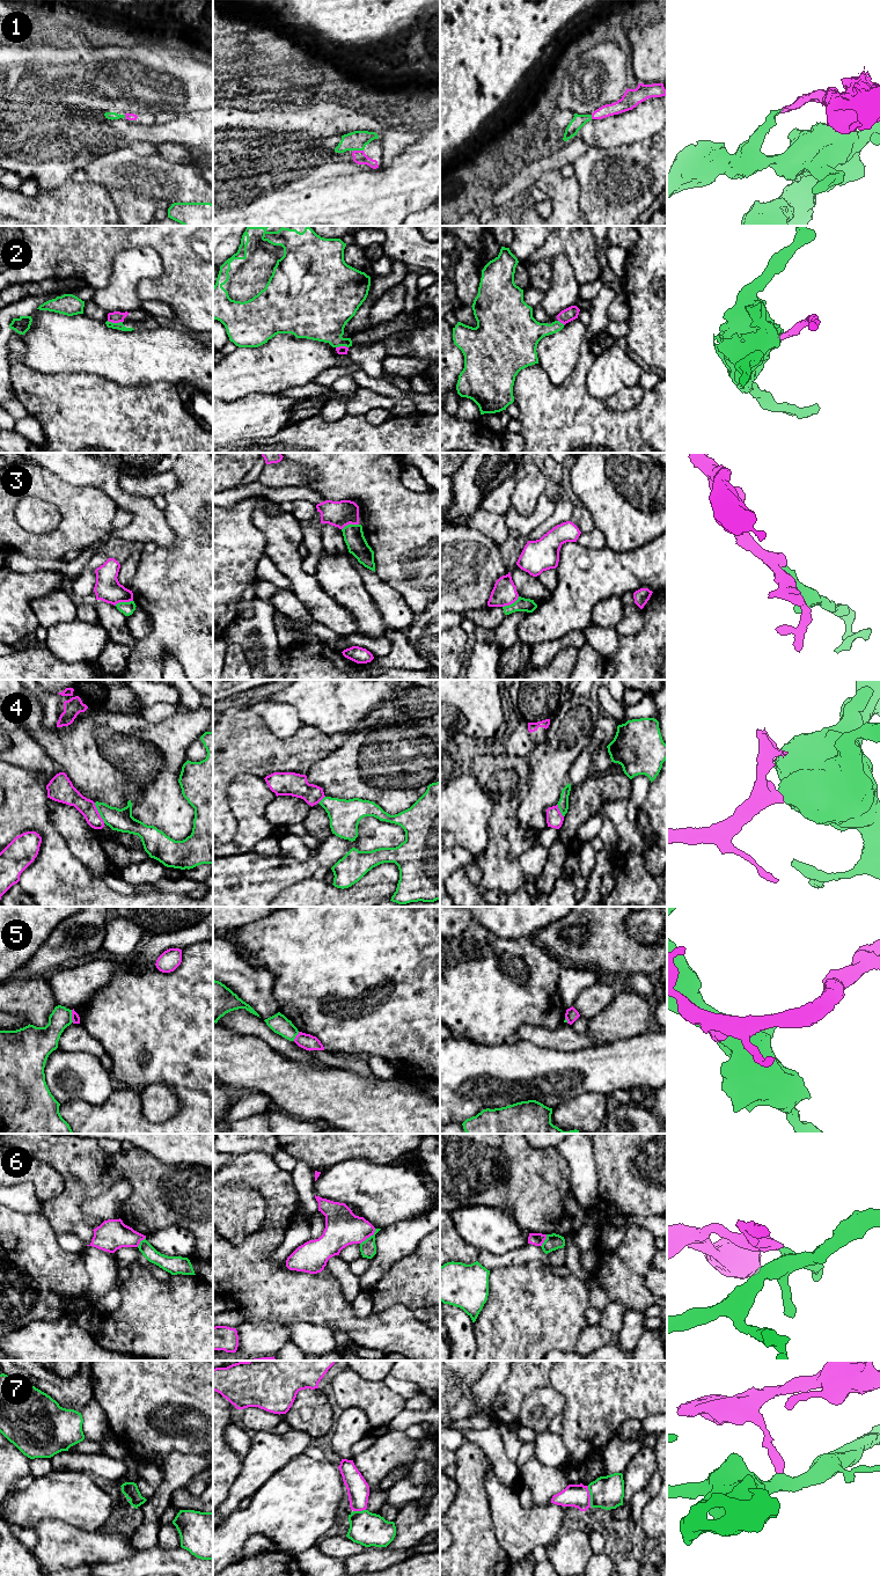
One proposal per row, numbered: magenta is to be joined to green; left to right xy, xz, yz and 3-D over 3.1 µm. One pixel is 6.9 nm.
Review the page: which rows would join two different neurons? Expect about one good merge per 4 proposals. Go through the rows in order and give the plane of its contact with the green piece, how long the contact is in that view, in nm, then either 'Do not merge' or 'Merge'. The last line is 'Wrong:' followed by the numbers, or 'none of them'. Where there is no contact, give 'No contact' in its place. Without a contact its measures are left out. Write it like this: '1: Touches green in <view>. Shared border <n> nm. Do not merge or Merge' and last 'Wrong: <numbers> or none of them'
1: Touches green in xz. Shared border 70 nm. Merge
2: Touches green in xy. Shared border 110 nm. Do not merge
3: Touches green in xy. Shared border 130 nm. Do not merge
4: Touches green in xy. Shared border 160 nm. Do not merge
5: Touches green in xy. Shared border 90 nm. Do not merge
6: Touches green in xz. Shared border 160 nm. Do not merge
7: Touches green in yz. Shared border 150 nm. Do not merge
Wrong: 2, 3, 4, 5, 6, 7

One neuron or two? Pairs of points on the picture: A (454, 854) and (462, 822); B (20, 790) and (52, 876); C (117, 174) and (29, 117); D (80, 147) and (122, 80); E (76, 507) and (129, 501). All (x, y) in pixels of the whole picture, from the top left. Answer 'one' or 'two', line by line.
A: two
B: one
C: two
D: two
E: two

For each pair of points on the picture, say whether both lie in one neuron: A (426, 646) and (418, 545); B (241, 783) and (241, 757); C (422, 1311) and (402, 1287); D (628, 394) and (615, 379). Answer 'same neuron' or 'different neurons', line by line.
A: different neurons
B: different neurons
C: same neuron
D: different neurons

